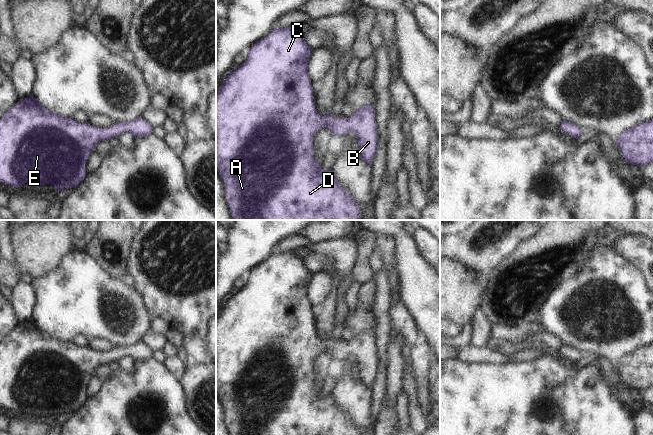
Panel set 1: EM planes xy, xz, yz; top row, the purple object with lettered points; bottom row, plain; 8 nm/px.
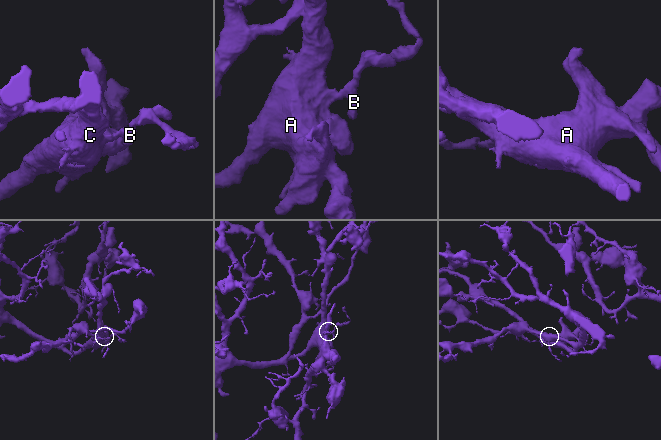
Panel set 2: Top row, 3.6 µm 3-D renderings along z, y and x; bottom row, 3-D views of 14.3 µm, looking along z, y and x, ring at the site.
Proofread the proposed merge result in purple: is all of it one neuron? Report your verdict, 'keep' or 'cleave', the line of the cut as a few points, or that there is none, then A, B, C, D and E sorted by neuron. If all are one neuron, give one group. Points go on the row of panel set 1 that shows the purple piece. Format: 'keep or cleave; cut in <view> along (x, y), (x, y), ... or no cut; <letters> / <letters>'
keep; no cut; A B C D E

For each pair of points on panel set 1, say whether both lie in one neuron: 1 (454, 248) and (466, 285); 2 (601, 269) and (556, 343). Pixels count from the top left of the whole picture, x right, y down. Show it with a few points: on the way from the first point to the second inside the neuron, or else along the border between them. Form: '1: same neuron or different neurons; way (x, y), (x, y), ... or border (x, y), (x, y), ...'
1: different neurons; border (450, 256), (460, 260), (477, 274)
2: different neurons; border (543, 329), (555, 334), (563, 343)

